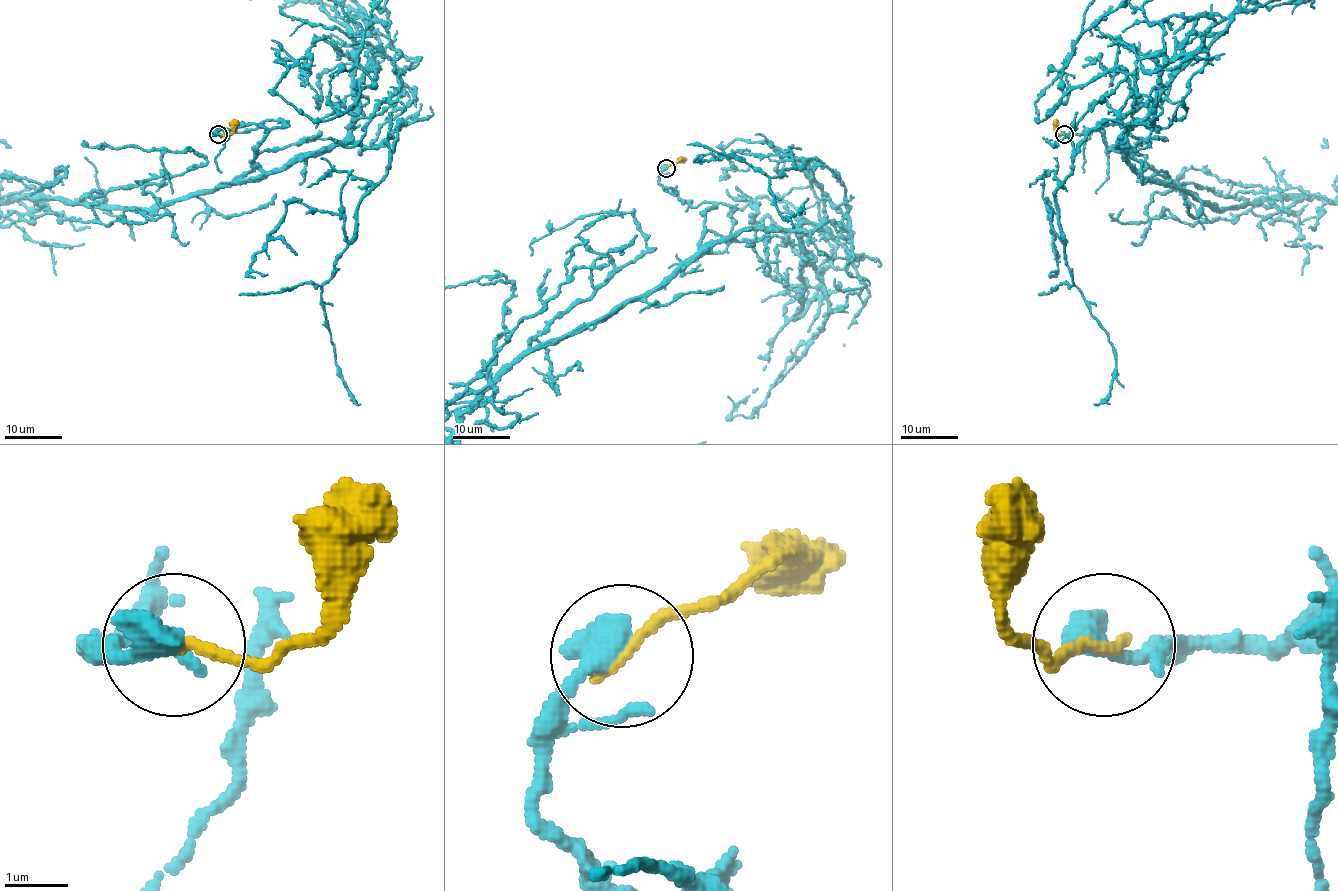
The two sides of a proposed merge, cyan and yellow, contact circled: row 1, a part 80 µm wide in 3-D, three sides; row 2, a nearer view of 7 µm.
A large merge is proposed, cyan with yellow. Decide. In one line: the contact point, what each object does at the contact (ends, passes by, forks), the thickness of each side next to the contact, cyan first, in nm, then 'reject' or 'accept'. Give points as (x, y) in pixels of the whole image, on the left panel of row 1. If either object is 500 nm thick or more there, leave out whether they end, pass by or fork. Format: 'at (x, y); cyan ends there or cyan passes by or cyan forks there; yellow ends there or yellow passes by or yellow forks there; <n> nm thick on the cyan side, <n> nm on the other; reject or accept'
at (218, 134); 500 nm thick on the cyan side, 190 nm on the other; reject

